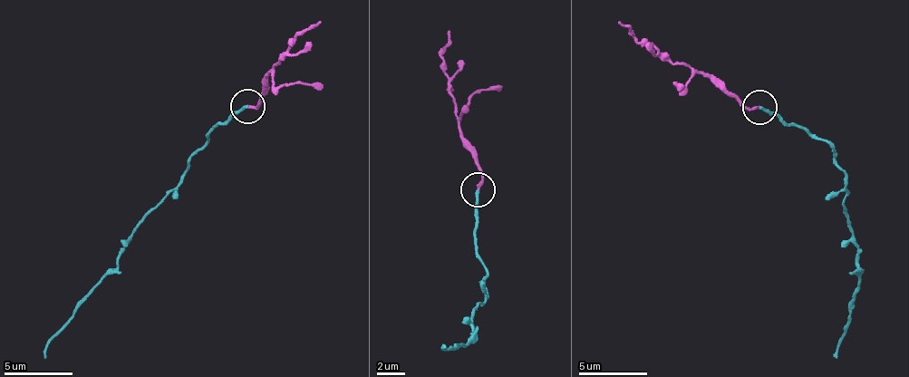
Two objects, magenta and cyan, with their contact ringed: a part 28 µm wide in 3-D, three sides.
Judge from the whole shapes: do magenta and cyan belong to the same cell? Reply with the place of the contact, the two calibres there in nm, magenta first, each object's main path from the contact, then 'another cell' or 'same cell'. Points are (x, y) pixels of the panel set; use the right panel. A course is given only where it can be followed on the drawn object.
place (759, 107); calibres 200 and 190 nm; course magenta (758, 106), (744, 110), (706, 75), (639, 44), (618, 21); course cyan (758, 106), (778, 113), (785, 123), (817, 133), (830, 147), (843, 174), (855, 266), (860, 287), (836, 359); same cell

